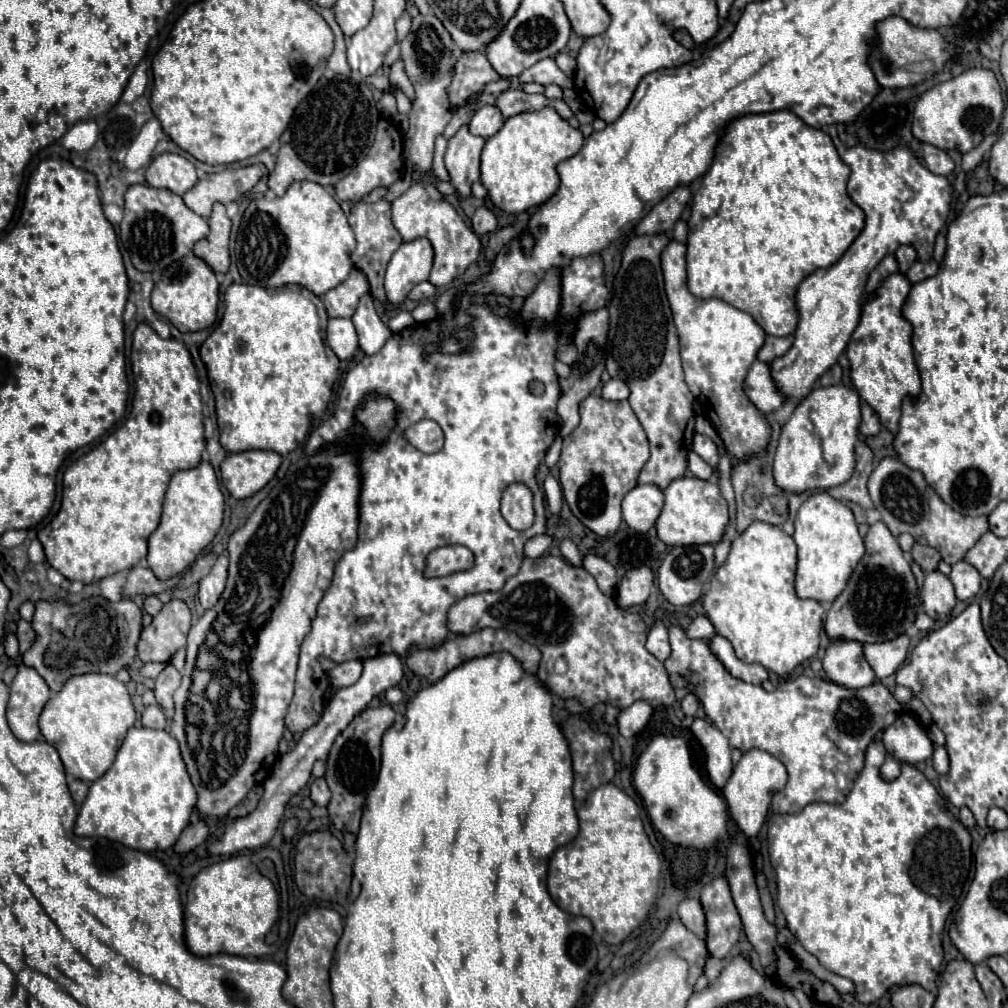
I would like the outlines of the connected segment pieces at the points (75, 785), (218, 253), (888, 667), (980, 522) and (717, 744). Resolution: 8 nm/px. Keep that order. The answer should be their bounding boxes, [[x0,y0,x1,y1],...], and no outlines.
[[69,779,89,805],[195,203,231,273],[863,635,909,679],[867,457,989,565],[691,719,733,789]]

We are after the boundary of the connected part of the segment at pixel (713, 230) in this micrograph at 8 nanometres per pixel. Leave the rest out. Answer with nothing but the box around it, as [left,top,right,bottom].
[687,111,865,337]

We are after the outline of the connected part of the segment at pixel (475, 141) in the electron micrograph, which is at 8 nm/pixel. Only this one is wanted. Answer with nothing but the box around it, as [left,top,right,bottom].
[445,125,485,197]

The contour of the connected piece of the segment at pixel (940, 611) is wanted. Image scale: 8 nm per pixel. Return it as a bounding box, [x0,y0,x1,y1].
[921,571,955,619]

